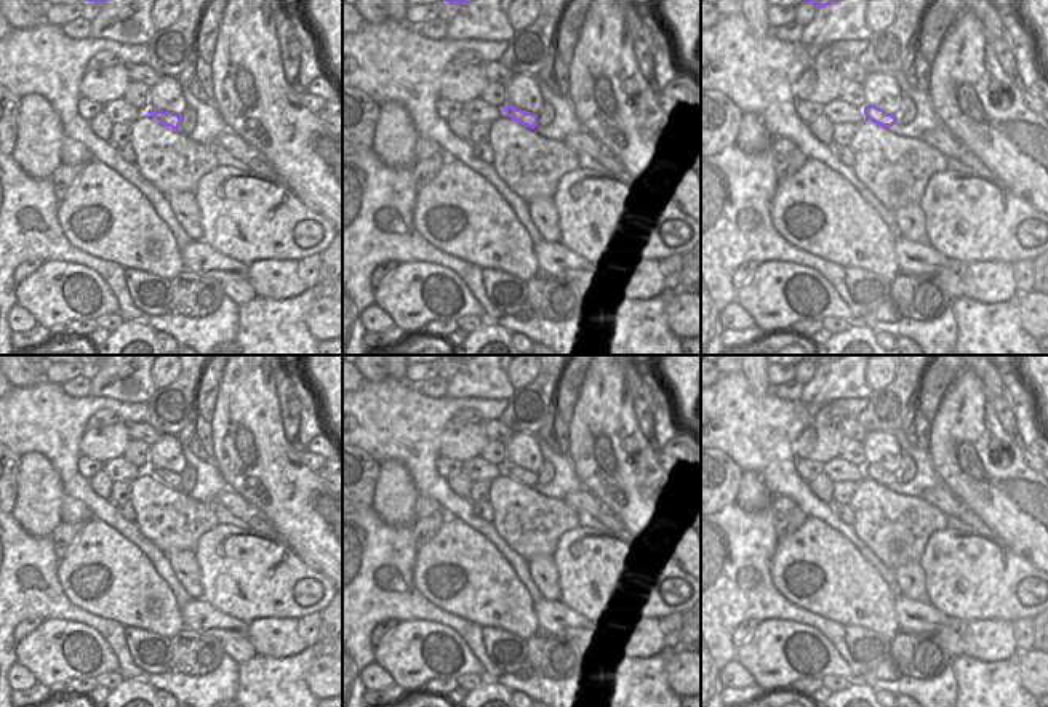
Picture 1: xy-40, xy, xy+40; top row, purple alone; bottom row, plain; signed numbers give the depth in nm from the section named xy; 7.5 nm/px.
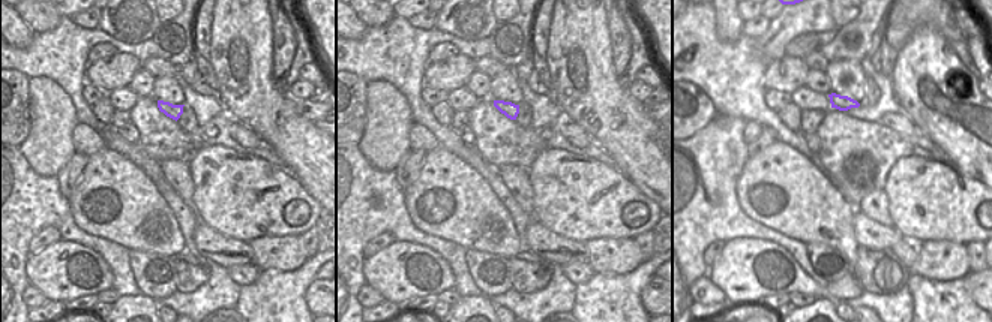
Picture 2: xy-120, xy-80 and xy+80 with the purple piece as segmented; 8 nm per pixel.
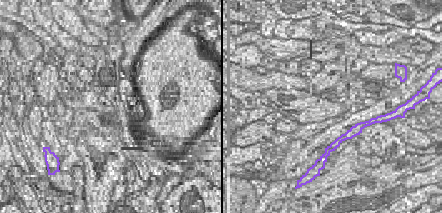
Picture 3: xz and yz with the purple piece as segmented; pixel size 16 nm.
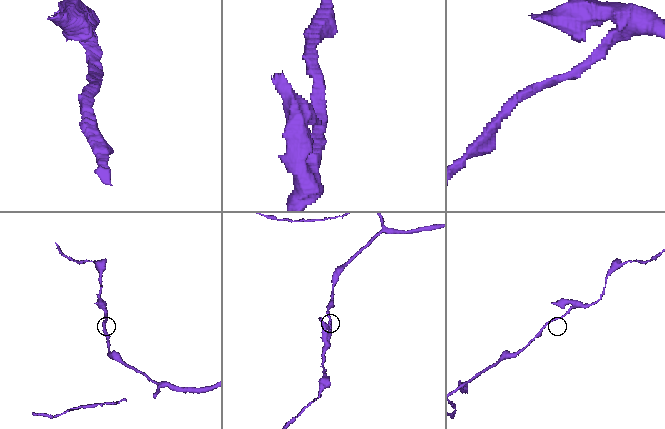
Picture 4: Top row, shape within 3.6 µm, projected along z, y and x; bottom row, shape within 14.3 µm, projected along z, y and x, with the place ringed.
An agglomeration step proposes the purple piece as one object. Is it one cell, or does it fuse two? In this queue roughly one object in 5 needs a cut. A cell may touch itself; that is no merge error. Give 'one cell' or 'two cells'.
one cell

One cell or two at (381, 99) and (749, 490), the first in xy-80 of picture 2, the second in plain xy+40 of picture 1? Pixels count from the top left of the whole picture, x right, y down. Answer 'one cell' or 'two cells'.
one cell

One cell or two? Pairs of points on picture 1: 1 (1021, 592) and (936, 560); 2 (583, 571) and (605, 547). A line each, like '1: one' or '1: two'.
1: one
2: one

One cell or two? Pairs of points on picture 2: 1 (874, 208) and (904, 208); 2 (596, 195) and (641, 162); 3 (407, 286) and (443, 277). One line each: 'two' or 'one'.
1: two
2: two
3: one

